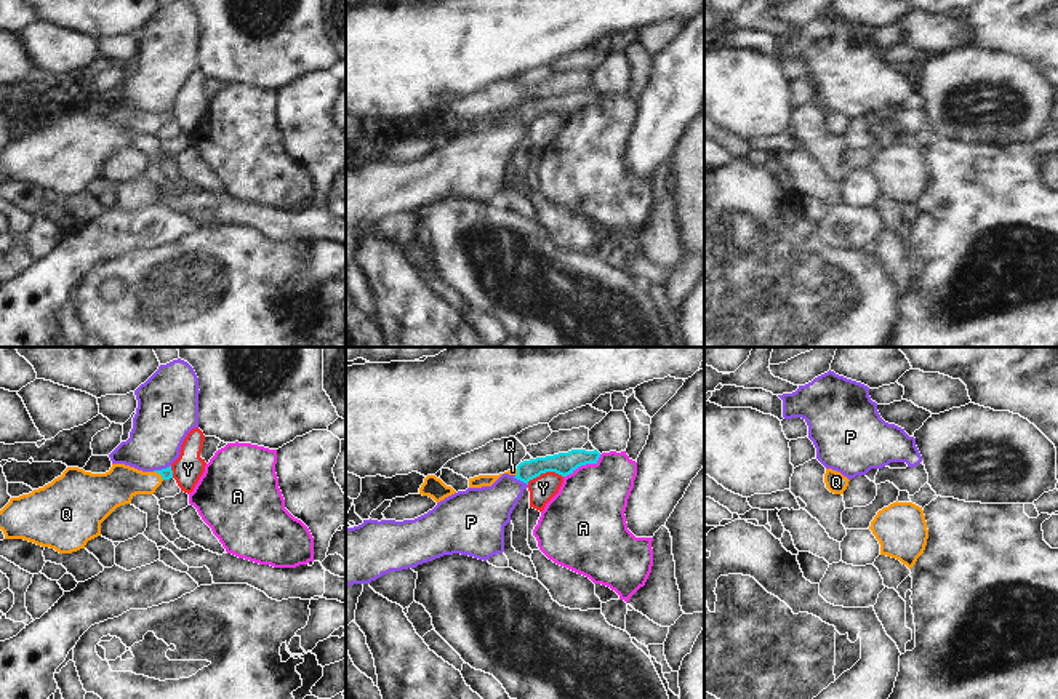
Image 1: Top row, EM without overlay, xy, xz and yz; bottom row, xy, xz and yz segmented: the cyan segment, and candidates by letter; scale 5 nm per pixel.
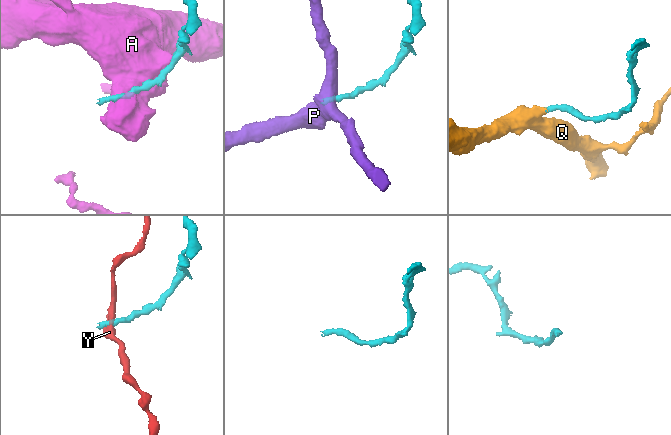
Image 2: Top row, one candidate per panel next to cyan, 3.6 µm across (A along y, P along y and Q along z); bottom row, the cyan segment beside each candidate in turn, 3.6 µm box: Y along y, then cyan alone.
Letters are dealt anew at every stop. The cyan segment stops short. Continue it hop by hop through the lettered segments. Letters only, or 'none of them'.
Q

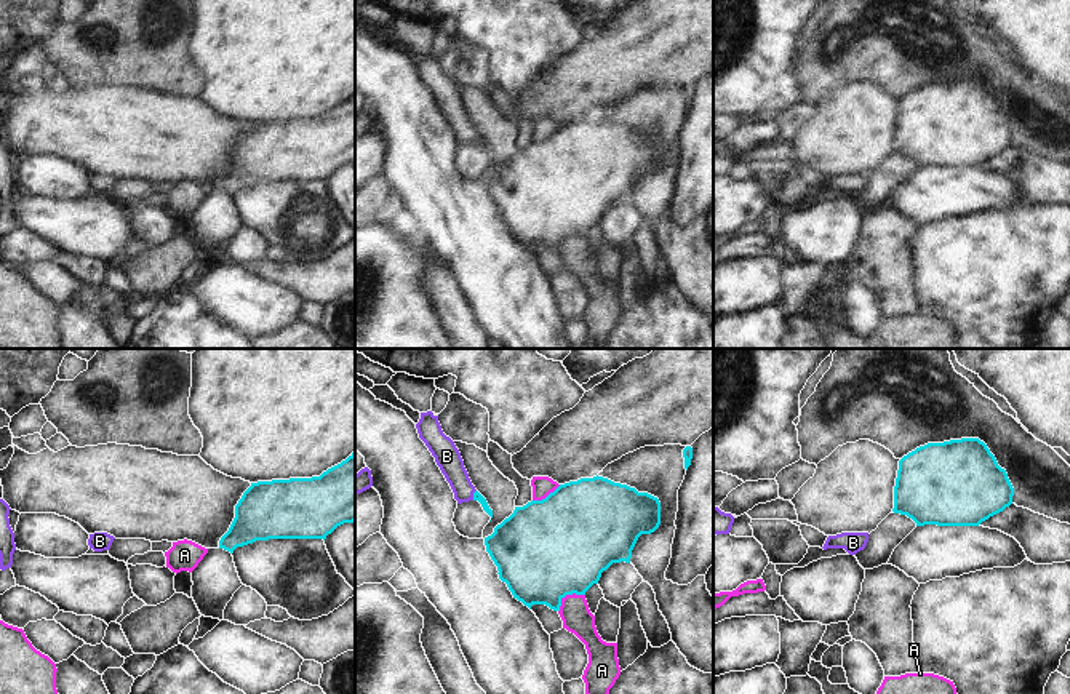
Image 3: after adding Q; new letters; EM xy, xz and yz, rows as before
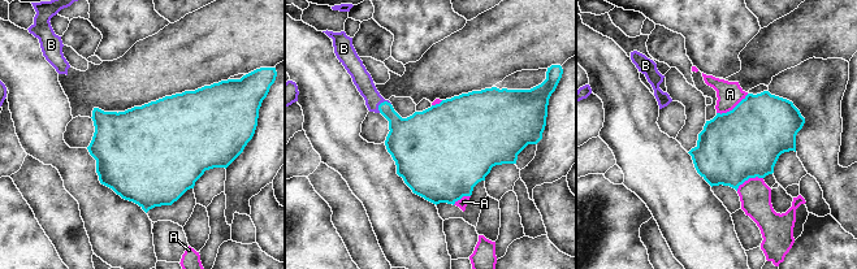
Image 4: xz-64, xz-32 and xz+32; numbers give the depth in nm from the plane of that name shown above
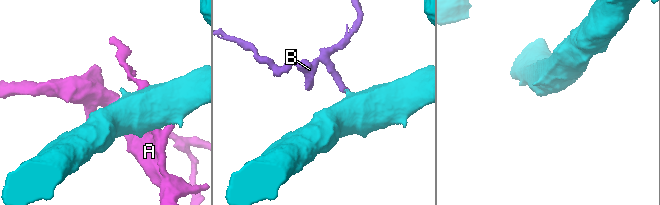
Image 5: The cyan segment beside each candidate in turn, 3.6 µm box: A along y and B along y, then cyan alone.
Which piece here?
B

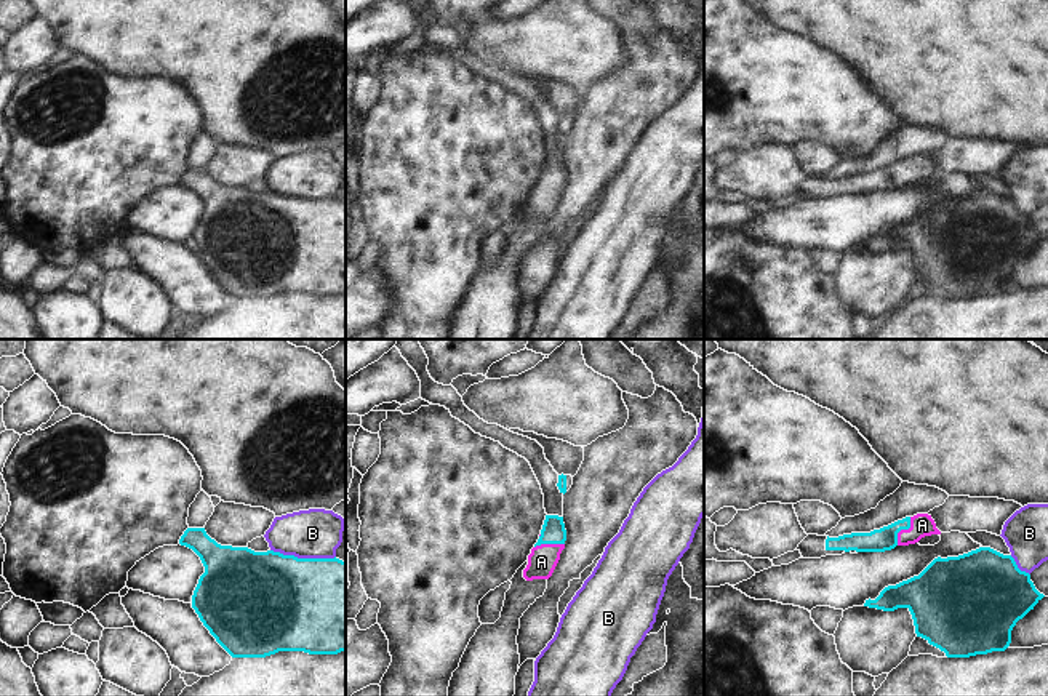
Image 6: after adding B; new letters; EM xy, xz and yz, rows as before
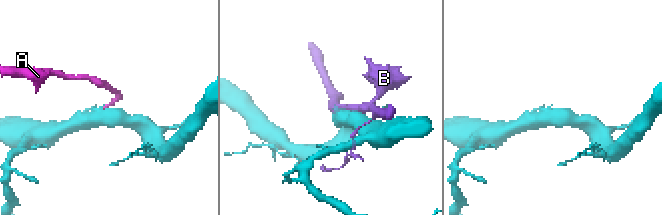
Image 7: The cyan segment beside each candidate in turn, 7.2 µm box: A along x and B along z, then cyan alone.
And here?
A

